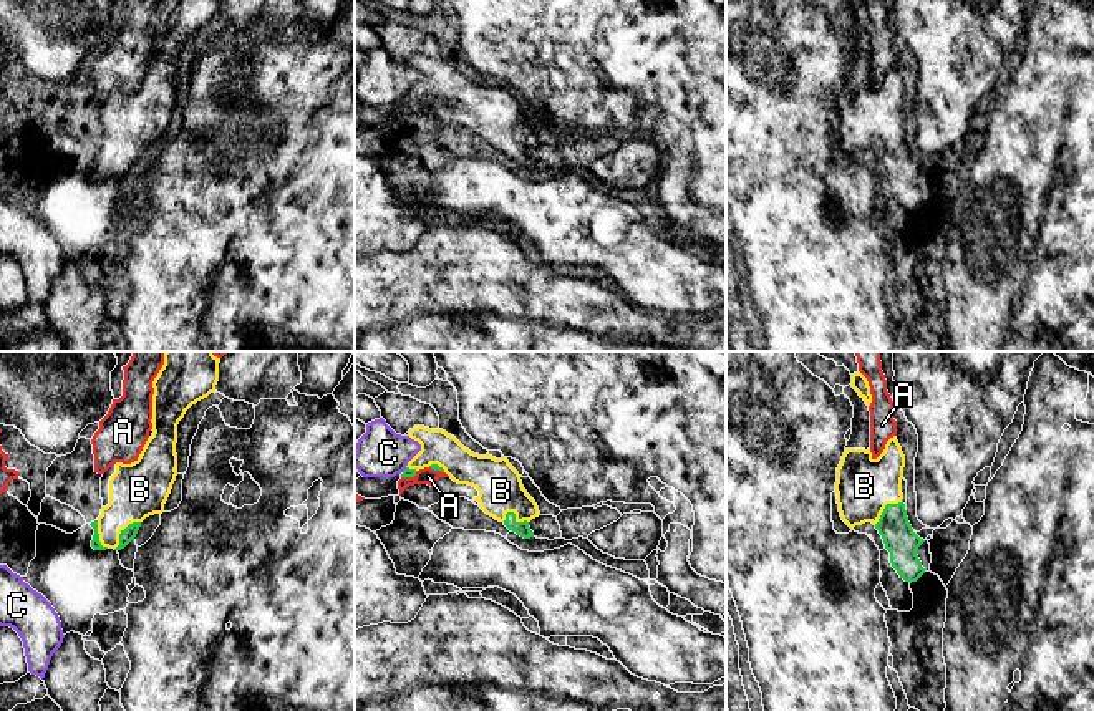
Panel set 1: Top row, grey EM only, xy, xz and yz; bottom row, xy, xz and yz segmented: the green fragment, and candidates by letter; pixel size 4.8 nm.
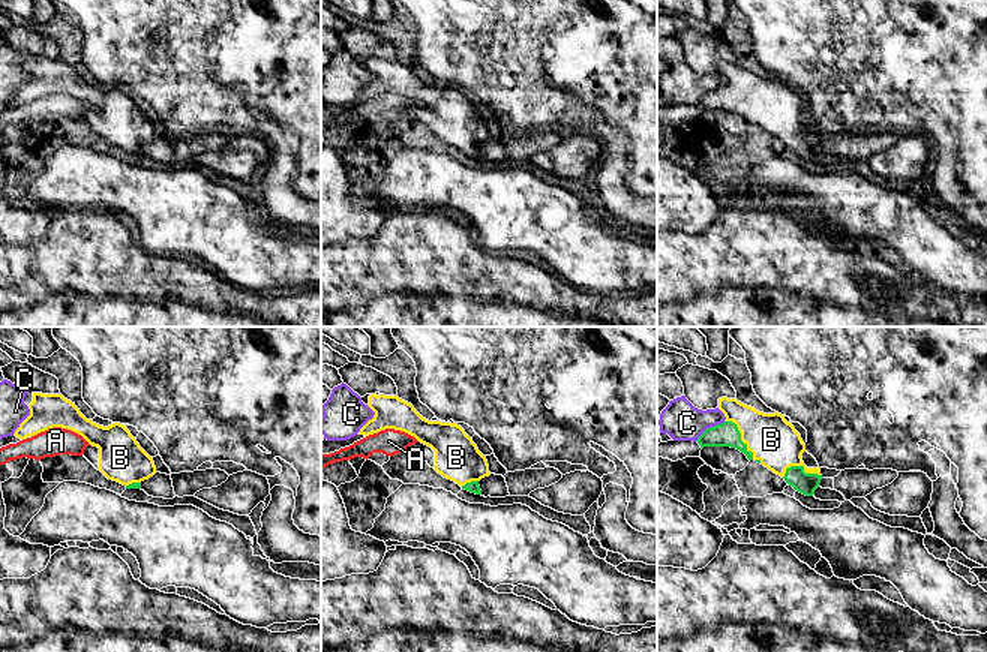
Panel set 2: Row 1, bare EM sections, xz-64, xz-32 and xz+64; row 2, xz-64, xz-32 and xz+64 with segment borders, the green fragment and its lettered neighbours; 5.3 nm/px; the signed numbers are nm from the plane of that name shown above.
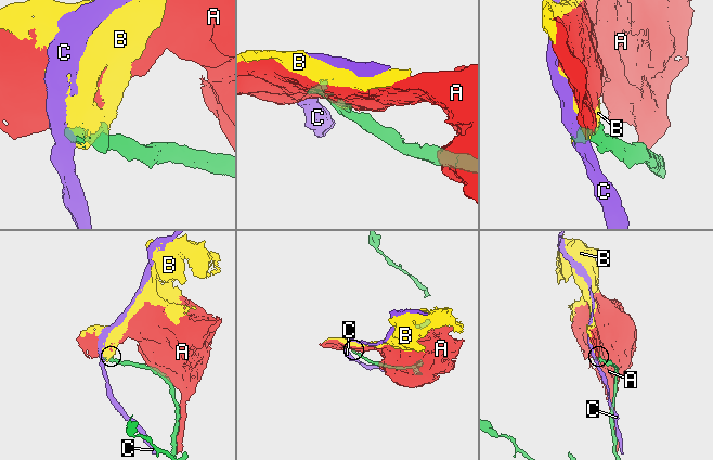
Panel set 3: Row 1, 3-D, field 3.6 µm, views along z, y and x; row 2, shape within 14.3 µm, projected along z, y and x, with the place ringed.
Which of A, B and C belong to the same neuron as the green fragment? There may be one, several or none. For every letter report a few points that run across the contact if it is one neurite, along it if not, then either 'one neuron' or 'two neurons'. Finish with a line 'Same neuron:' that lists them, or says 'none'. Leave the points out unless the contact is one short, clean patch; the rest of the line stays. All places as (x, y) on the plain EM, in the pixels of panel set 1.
A: two neurons
B: one neuron
C: line xz (406, 96), (401, 100); two neurons
Same neuron: B

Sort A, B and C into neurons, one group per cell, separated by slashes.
A / B / C

